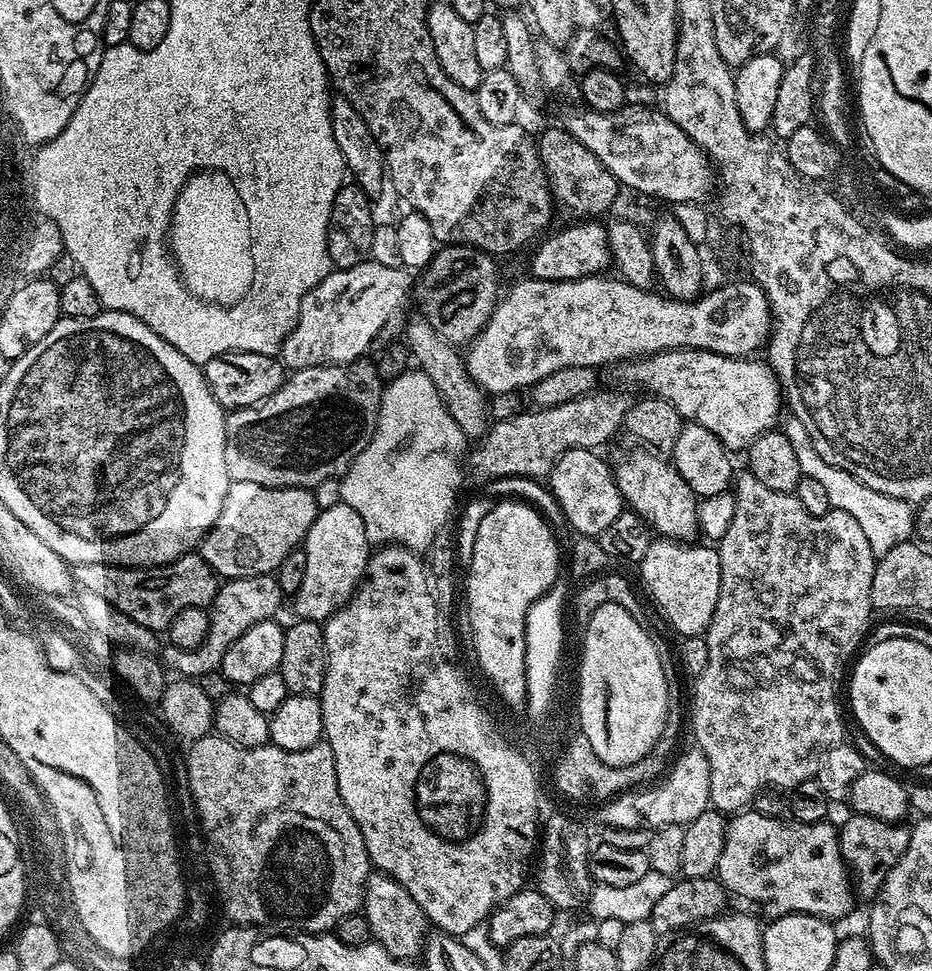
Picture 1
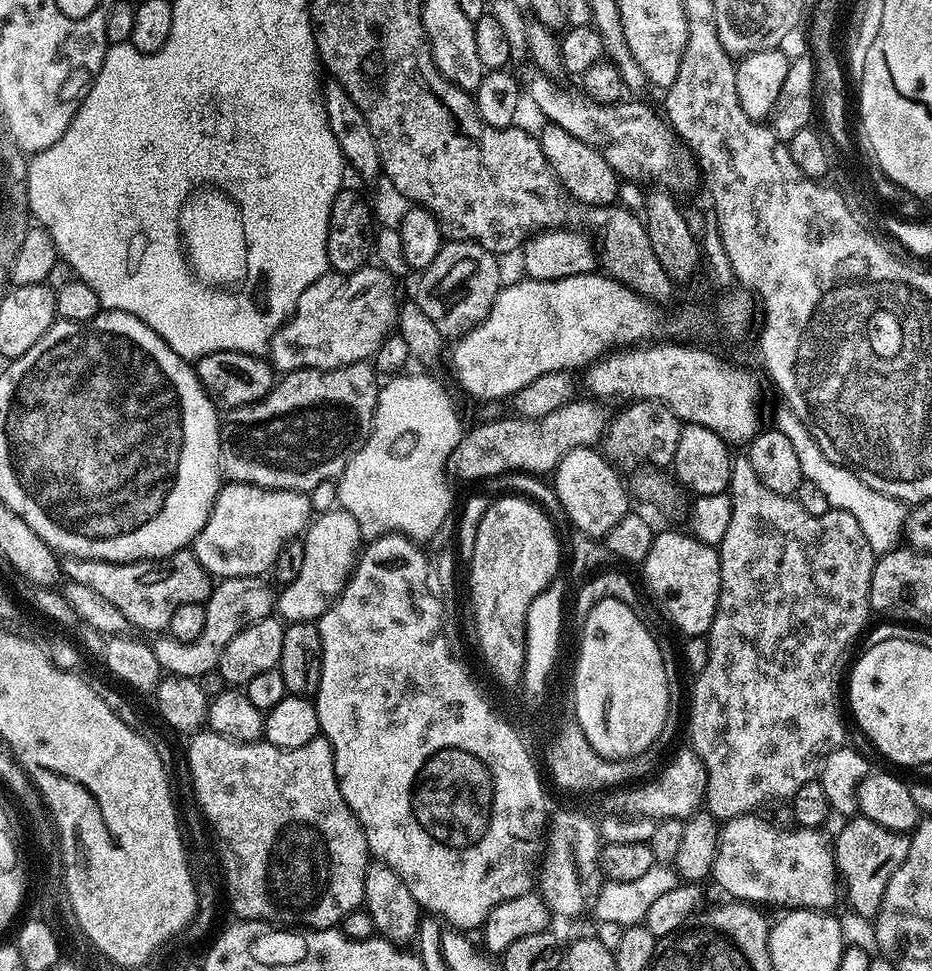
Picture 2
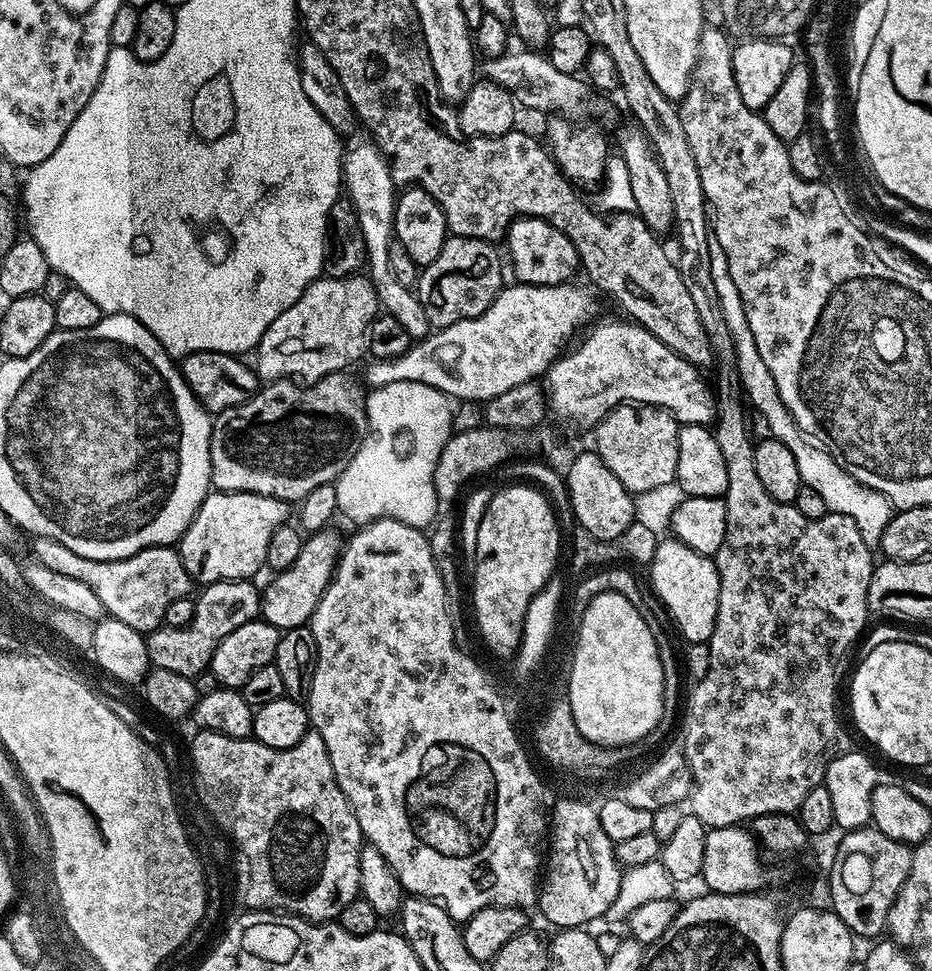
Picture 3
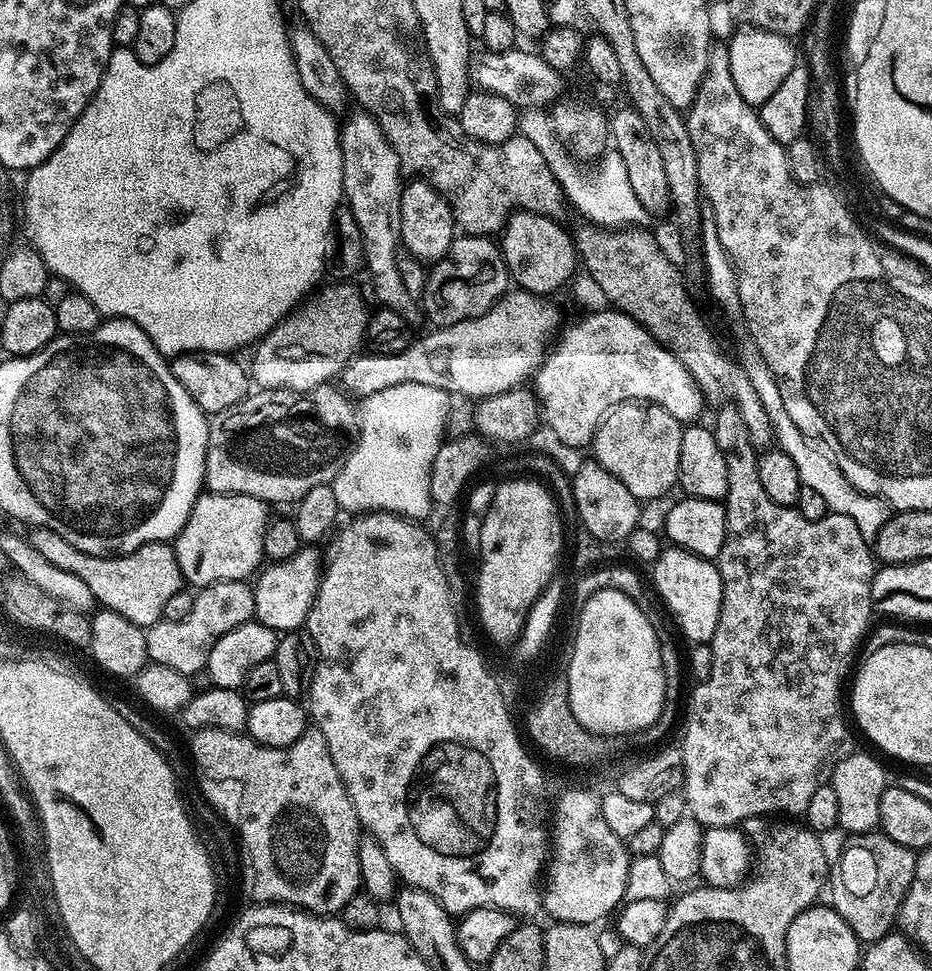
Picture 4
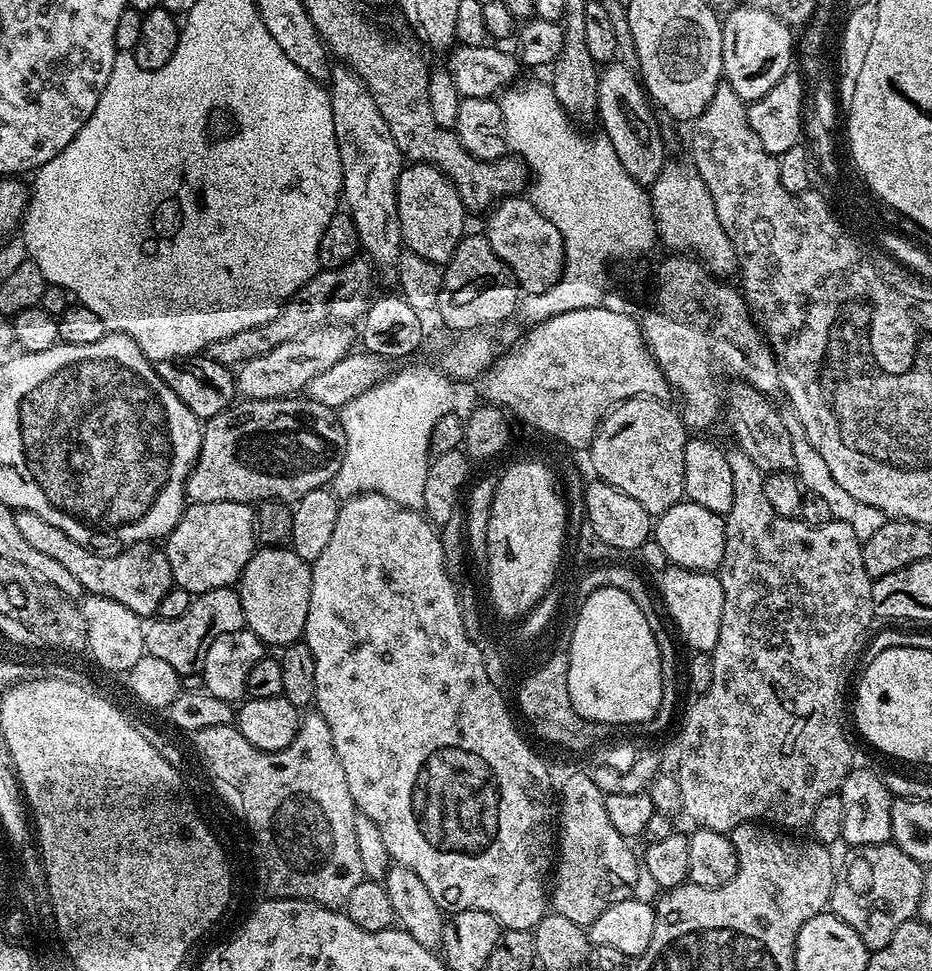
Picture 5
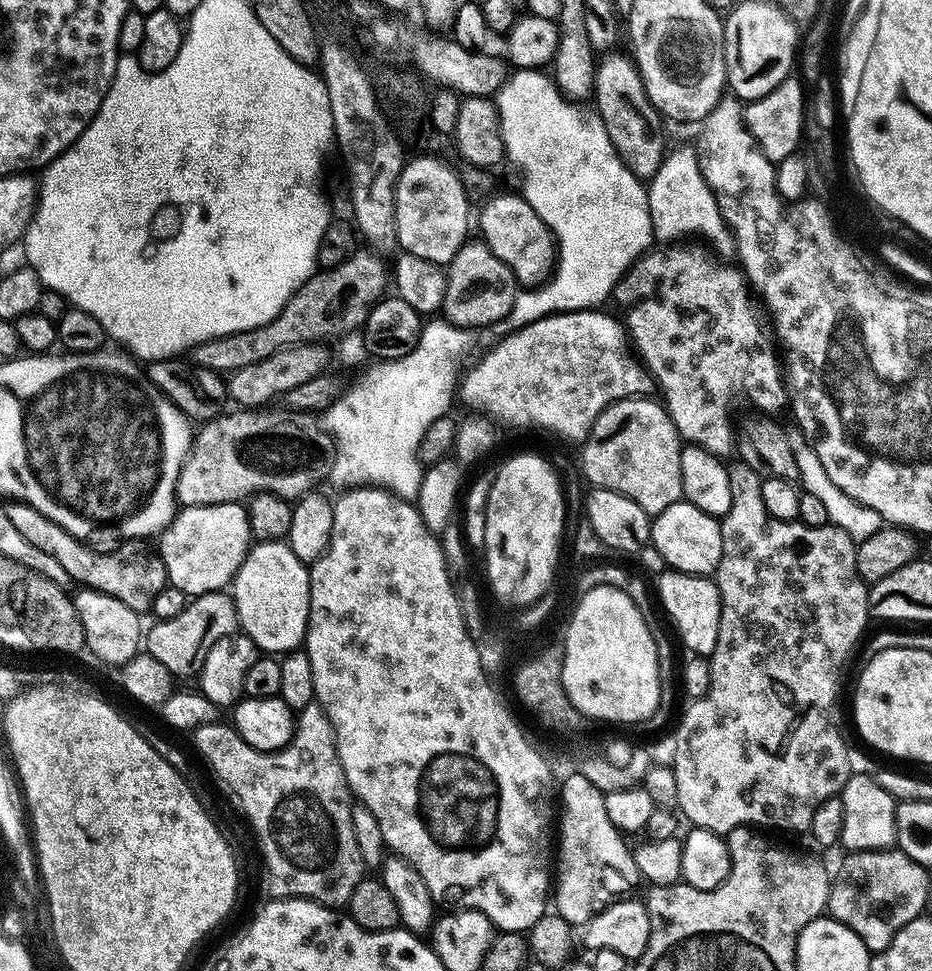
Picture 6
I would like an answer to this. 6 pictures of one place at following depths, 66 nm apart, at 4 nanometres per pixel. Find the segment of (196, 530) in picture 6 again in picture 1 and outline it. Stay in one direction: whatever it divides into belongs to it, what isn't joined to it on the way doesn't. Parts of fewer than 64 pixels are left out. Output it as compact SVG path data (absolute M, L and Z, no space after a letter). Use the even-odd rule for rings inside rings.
M231 481L222 502L222 514L198 545L200 557L221 578L266 576L296 548L317 514L316 497L307 488L271 488L258 482Z

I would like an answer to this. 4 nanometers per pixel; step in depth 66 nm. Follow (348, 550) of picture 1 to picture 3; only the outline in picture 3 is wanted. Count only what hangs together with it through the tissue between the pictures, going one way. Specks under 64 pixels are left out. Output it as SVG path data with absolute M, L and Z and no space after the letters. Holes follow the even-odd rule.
M329 526L320 532L311 533L302 546L302 554L298 554L298 562L286 570L275 573L268 585L263 585L260 598L260 616L275 628L287 630L307 625L312 619L314 610L332 580L332 573L340 560L342 536Z

